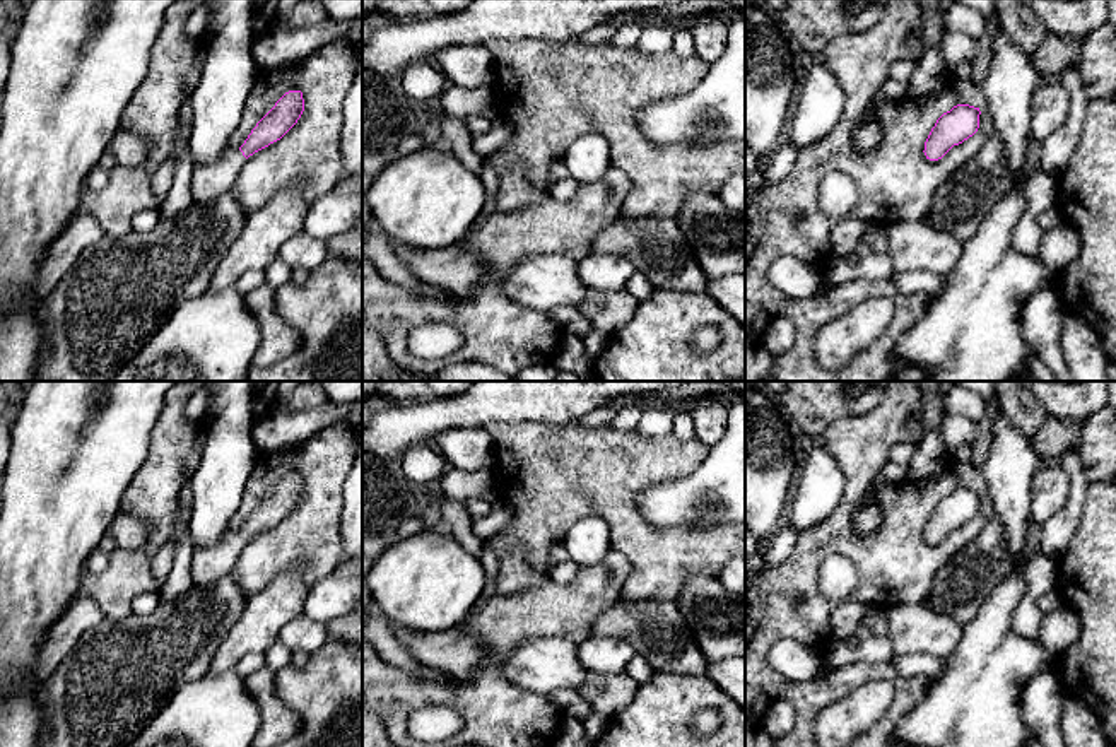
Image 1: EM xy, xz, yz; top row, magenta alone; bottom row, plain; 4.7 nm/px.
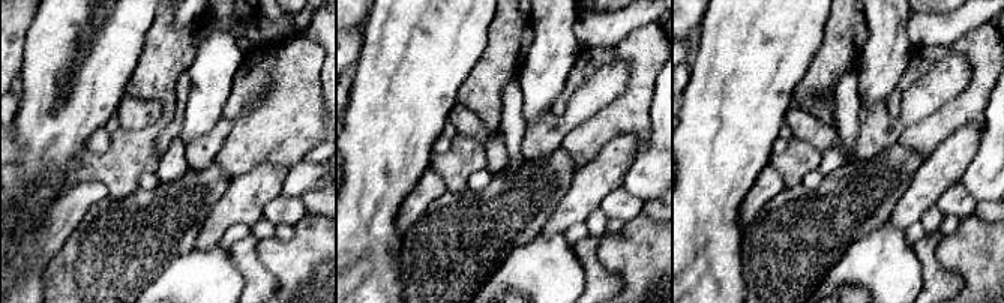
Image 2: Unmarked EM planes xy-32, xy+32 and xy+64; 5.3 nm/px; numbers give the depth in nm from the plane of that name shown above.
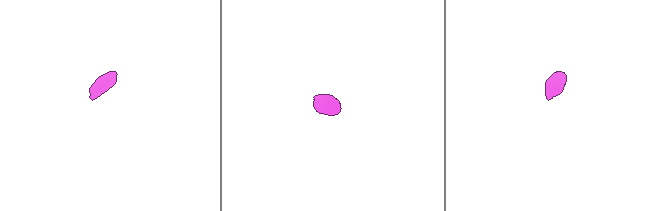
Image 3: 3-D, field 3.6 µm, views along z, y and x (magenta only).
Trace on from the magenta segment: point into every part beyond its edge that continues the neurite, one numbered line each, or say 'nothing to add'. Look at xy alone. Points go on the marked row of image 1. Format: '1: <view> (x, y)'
1: xy (212, 180)

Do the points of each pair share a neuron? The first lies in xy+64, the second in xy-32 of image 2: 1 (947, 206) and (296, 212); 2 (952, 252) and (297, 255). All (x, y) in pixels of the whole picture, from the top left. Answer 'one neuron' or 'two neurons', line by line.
1: one neuron
2: one neuron

